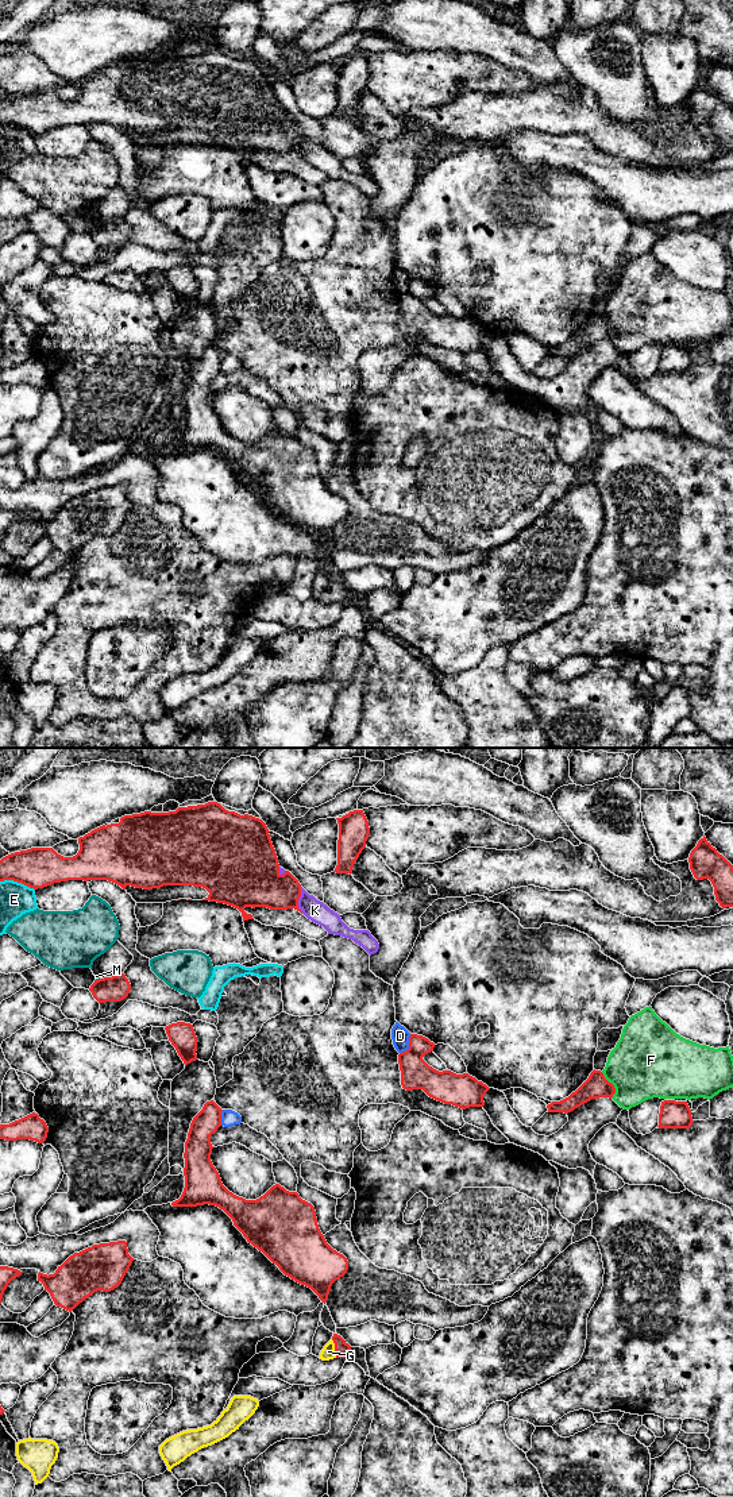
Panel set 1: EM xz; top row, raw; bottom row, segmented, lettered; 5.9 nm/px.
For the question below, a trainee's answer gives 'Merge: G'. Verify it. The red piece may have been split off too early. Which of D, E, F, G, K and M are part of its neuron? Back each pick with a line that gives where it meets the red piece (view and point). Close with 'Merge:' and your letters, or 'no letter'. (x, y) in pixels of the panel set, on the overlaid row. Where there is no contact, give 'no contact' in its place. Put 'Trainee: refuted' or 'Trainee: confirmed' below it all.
G: contact xz (335, 1349)
Merge: G
Trainee: confirmed

